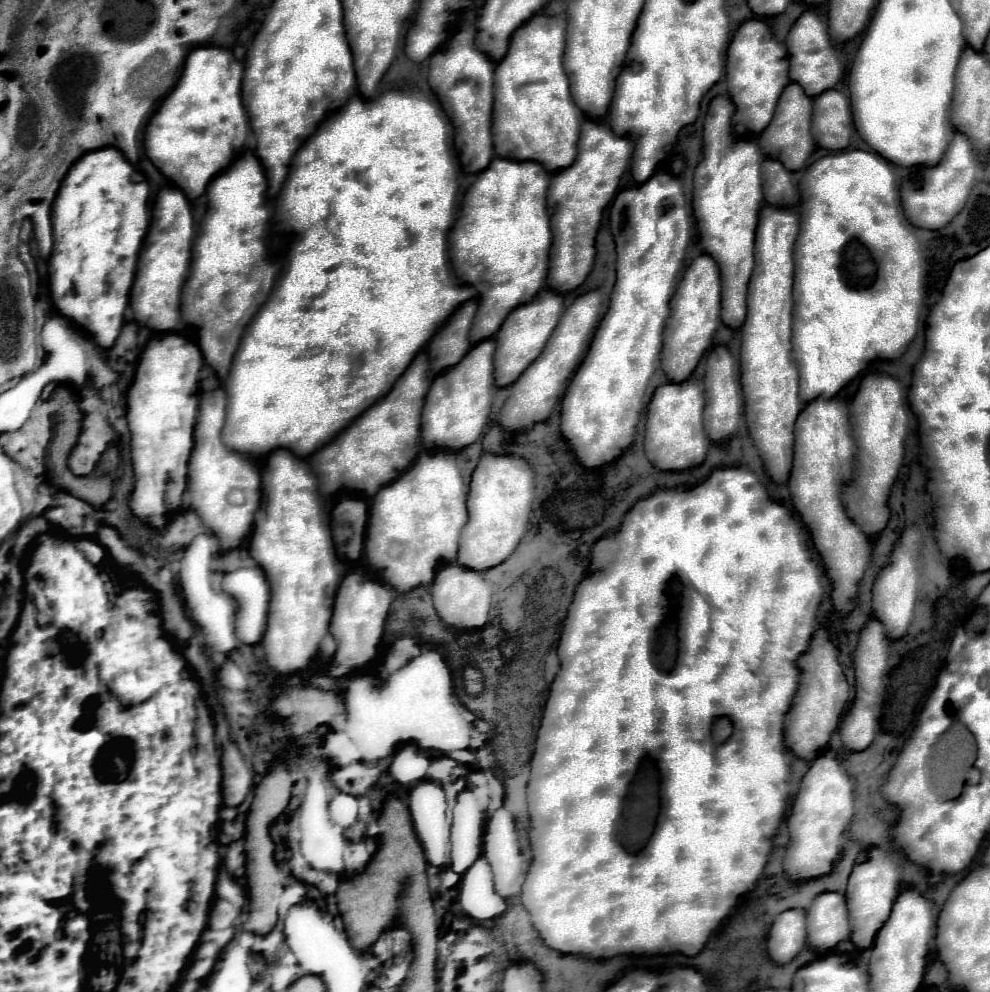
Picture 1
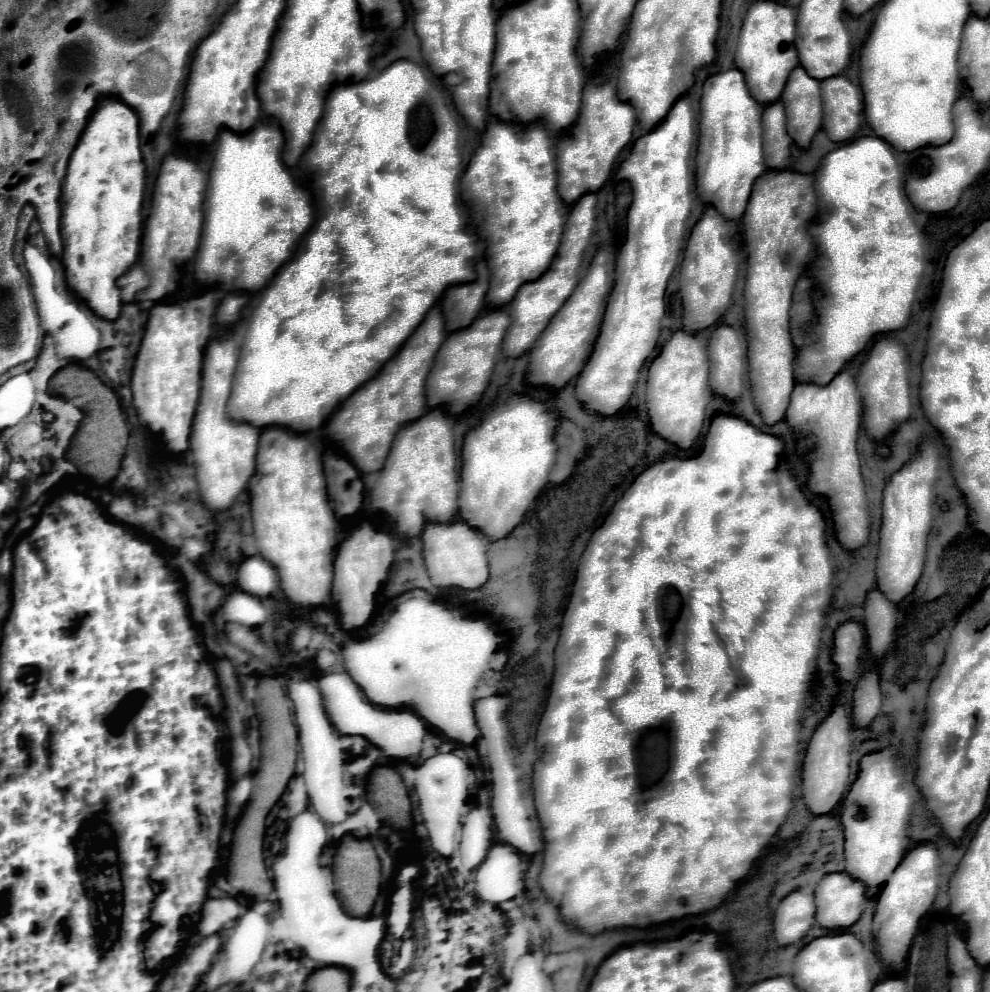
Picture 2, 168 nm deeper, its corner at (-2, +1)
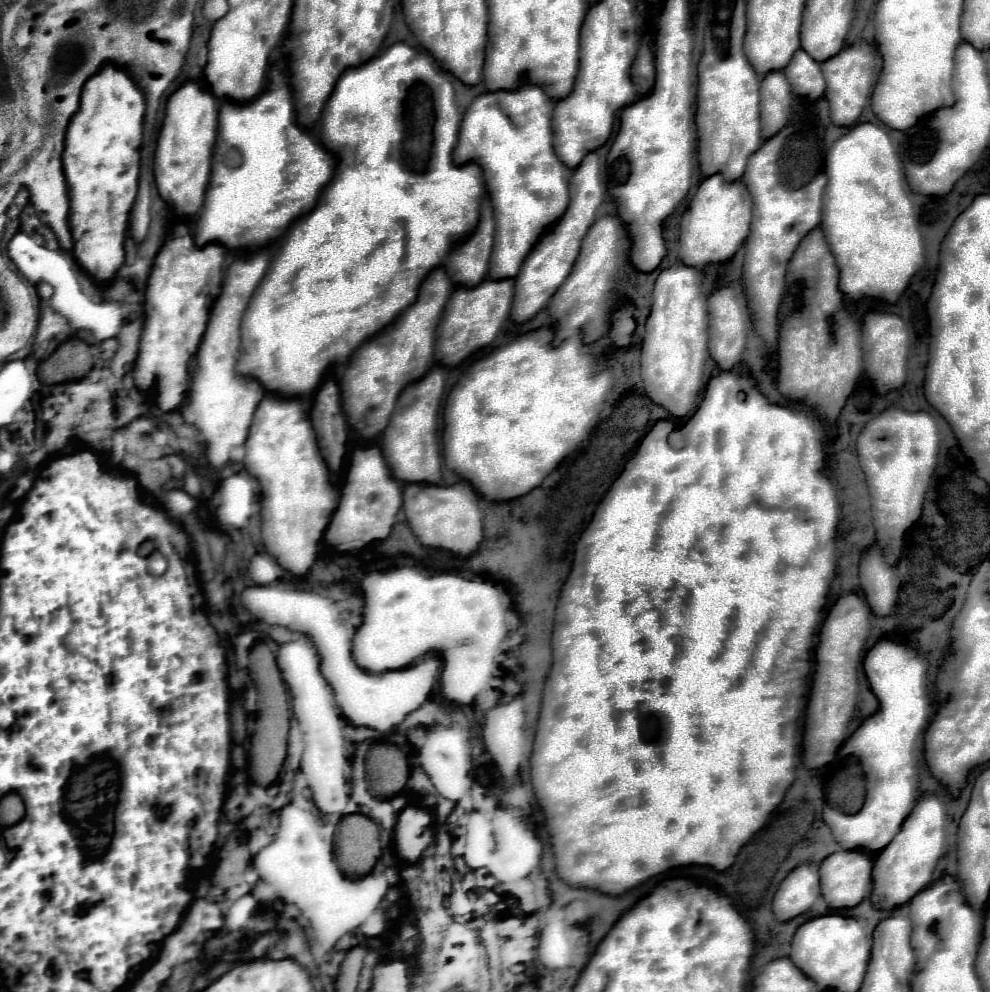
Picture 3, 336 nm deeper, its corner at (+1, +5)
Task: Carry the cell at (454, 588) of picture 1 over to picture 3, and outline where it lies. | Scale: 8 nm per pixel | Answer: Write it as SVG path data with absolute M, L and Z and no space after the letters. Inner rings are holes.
M427 483L405 485L403 509L413 535L423 547L447 549L455 557L465 559L475 553L483 541L479 495L467 483L457 483L453 487L435 487Z

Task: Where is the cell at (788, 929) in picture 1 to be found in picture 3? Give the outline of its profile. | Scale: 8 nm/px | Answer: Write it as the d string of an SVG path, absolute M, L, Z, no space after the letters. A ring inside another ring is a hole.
M799 865L779 885L773 897L773 913L777 921L791 921L809 911L819 899L819 873L815 867Z

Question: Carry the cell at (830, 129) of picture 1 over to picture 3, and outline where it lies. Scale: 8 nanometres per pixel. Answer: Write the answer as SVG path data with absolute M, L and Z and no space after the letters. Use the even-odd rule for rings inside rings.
M867 43L847 47L839 55L821 63L823 77L827 83L825 97L829 101L829 115L837 127L851 127L857 123L857 119L859 119L861 111L865 109L865 105L871 97L871 91L875 87L879 67L881 67L881 61L873 53L873 47L869 47Z

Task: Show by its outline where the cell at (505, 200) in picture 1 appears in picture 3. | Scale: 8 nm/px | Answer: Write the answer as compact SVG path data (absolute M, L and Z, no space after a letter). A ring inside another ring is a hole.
M521 85L515 91L479 95L465 111L459 143L453 153L455 165L475 161L483 169L485 189L495 209L495 245L489 277L517 277L523 257L539 241L539 233L567 209L567 179L571 171L553 153L551 131L553 101L537 85Z

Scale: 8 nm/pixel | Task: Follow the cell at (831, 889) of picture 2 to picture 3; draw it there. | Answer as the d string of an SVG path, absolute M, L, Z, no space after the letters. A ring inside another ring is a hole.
M837 851L821 867L821 895L831 909L857 907L871 891L873 859L863 851Z

